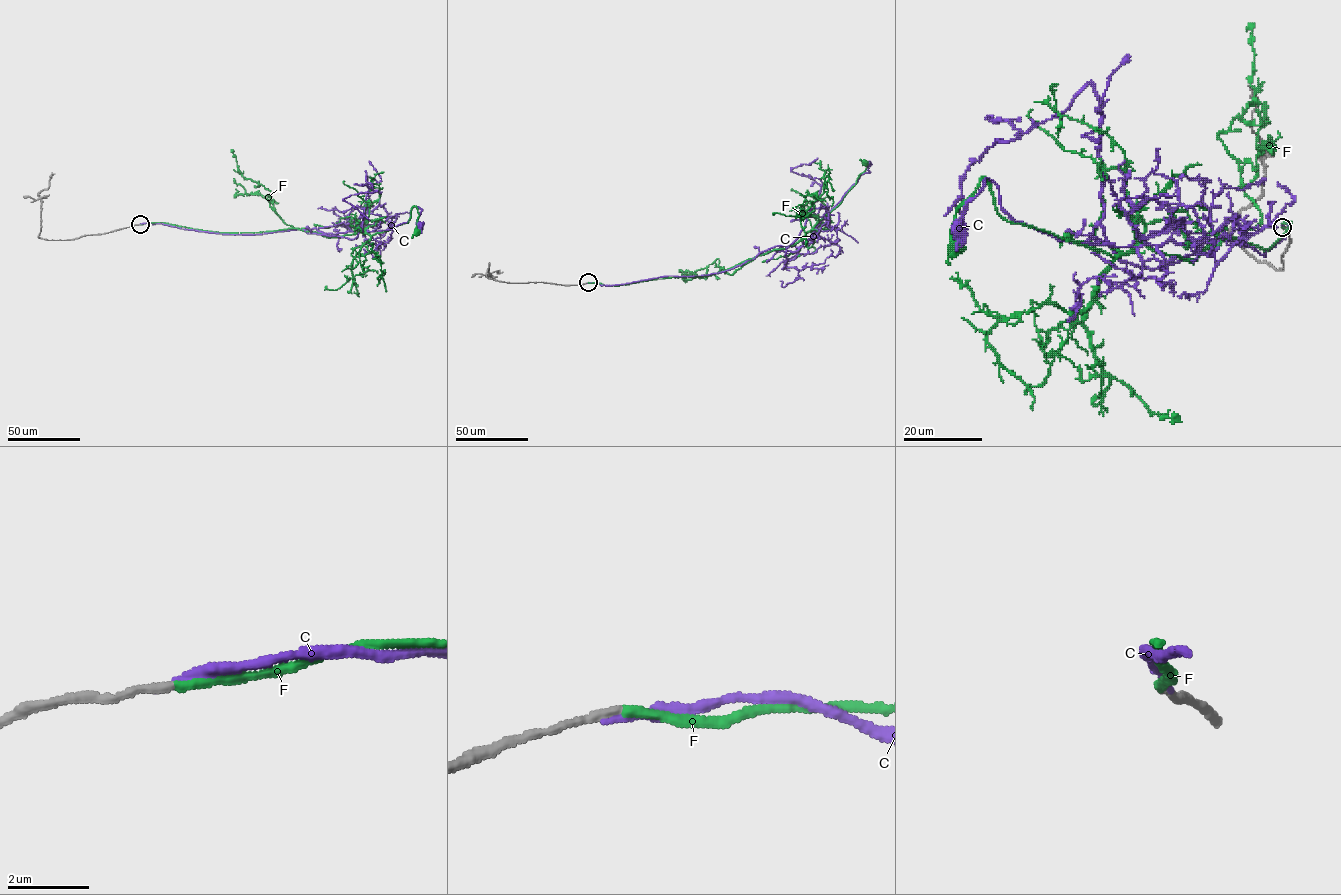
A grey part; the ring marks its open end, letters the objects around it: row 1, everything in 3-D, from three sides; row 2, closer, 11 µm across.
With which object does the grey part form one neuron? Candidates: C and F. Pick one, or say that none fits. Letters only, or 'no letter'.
F

